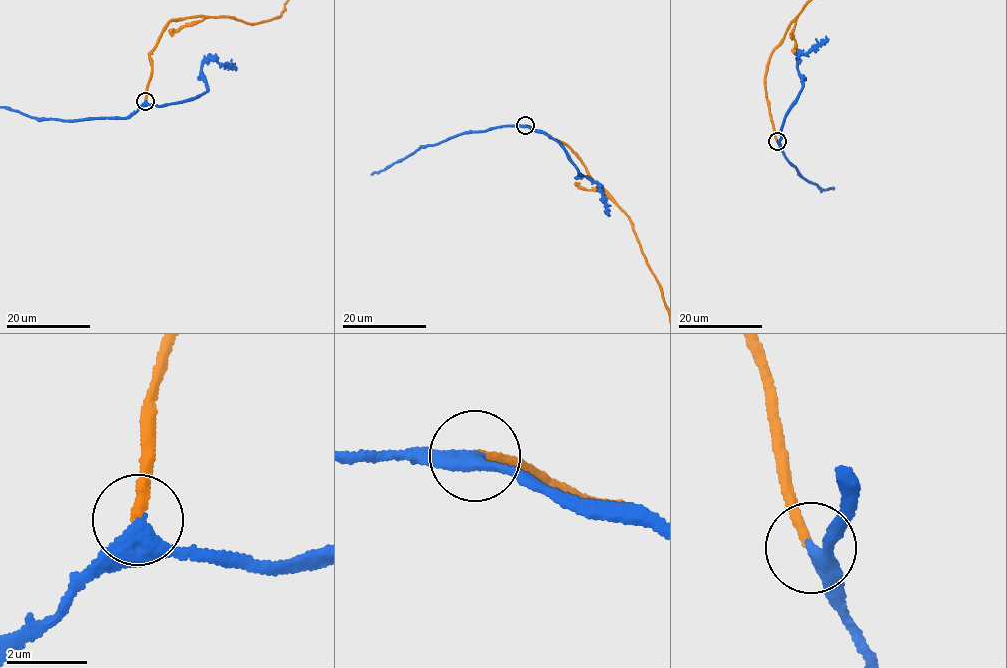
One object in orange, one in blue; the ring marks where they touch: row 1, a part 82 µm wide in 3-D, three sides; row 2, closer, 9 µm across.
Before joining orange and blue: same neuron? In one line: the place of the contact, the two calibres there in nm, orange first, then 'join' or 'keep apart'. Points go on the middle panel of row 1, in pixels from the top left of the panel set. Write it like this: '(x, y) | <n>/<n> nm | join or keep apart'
(525, 125) | 240/360 nm | join

